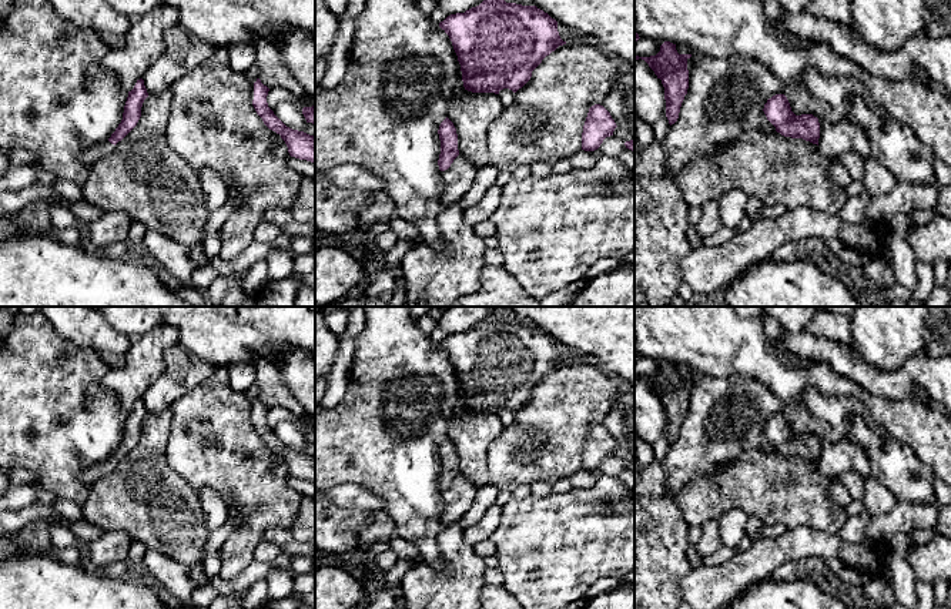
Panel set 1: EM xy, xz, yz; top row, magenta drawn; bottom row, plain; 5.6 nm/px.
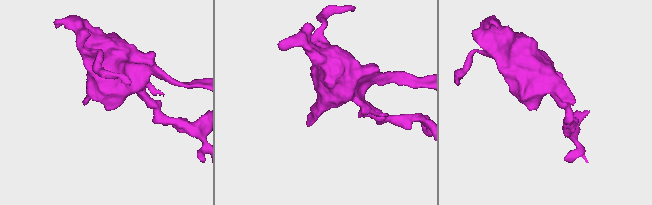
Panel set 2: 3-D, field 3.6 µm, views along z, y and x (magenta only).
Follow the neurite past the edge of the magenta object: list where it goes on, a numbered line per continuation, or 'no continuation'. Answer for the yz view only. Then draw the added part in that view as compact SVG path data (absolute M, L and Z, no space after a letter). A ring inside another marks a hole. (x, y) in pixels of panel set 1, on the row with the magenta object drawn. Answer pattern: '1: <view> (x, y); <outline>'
no continuation

